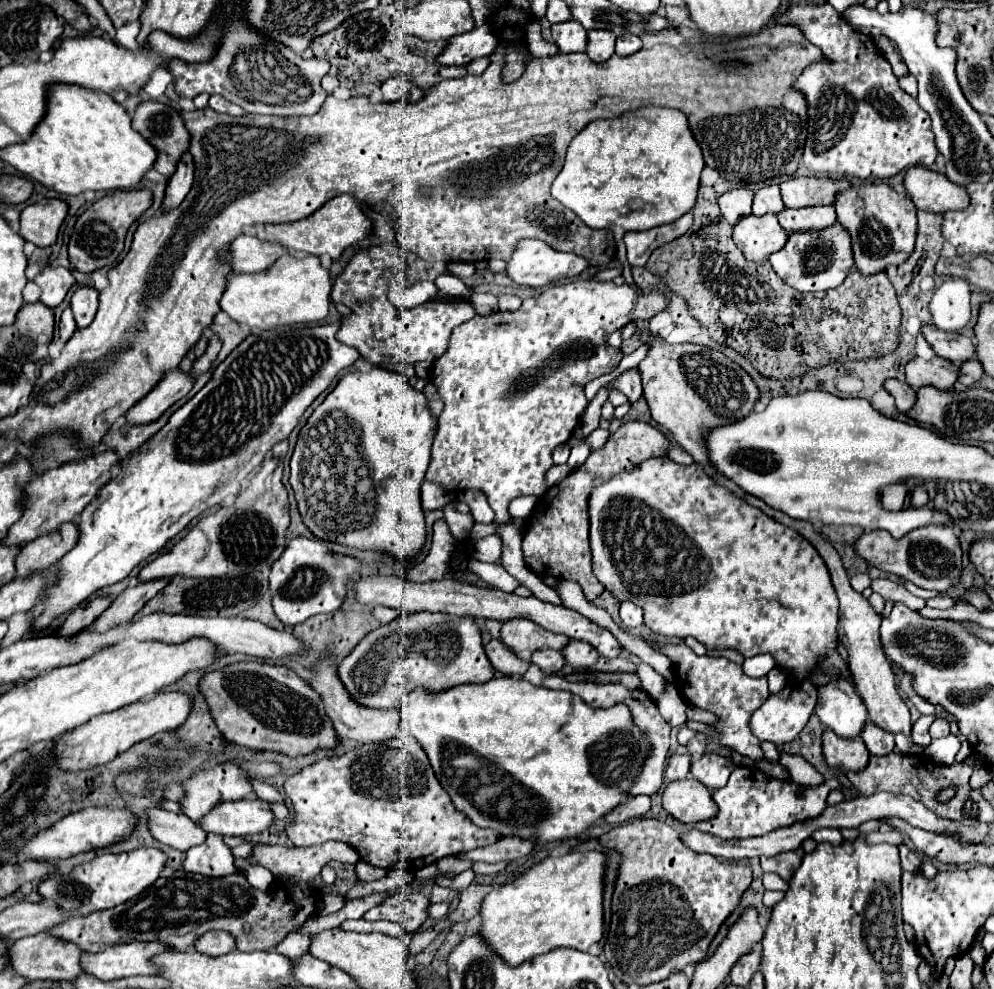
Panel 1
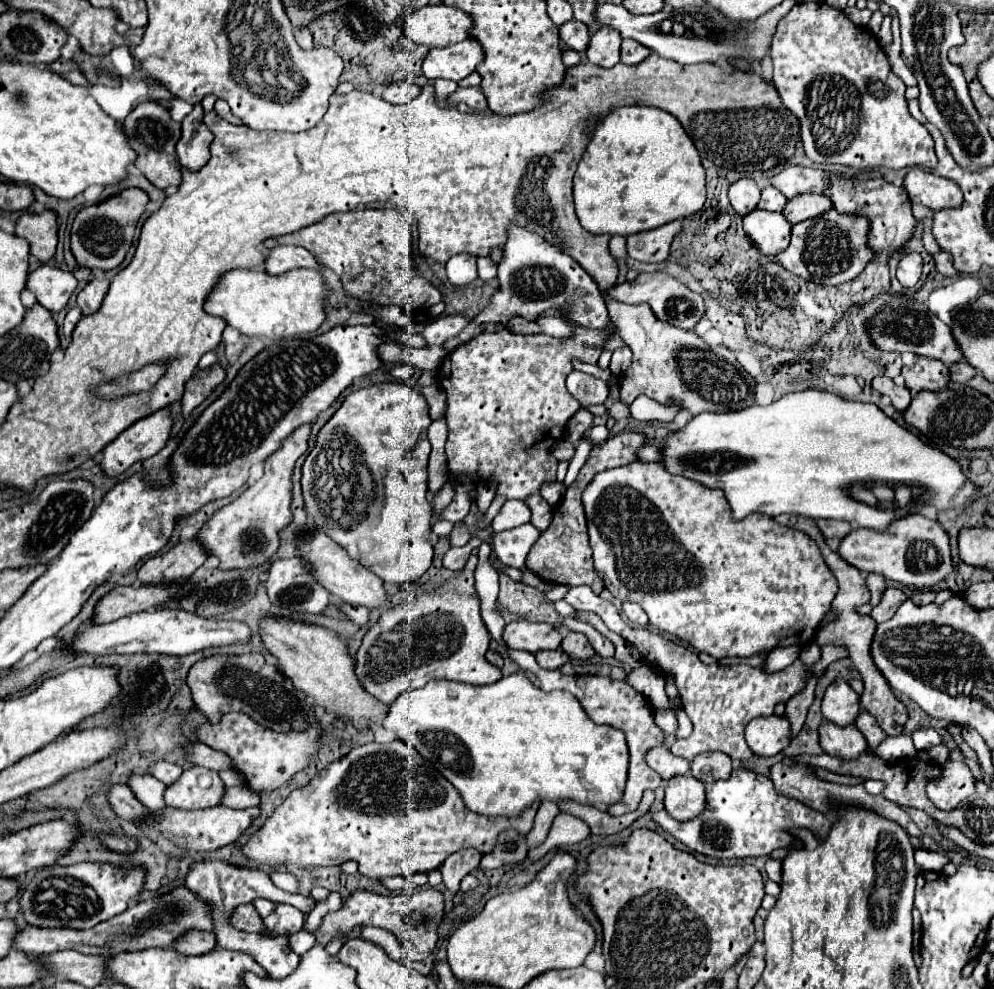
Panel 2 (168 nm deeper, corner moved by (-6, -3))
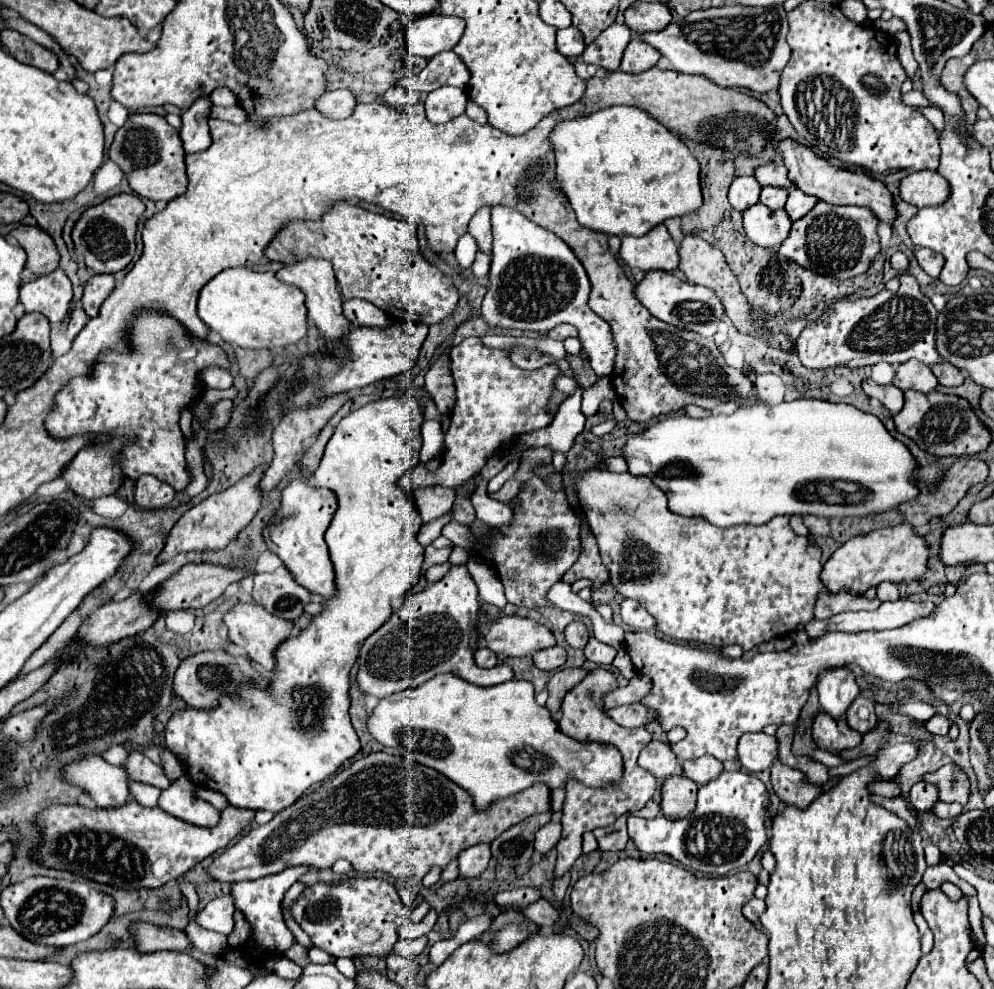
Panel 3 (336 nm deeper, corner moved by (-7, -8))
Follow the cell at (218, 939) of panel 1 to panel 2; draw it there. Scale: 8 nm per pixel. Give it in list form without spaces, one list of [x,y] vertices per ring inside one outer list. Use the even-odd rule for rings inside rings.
[[[188,932],[186,936],[182,936],[182,940],[178,940],[178,944],[174,944],[174,950],[182,954],[206,954],[214,946],[216,940],[212,932]]]

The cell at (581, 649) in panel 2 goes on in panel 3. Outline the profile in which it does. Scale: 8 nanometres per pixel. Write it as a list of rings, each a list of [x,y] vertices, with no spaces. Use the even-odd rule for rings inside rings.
[[[581,621],[571,623],[571,625],[565,629],[565,639],[567,639],[567,643],[569,643],[573,649],[585,649],[585,645],[587,645],[587,641],[589,641],[587,627],[585,627]]]

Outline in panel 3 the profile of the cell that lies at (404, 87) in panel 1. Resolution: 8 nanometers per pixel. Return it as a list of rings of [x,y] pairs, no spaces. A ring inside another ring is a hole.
[[[391,87],[391,89],[383,95],[383,99],[385,99],[387,105],[391,105],[391,107],[395,107],[395,109],[401,109],[401,107],[405,107],[405,105],[411,105],[411,103],[419,101],[419,95],[417,95],[415,91],[407,91],[407,89],[403,89],[403,87]]]

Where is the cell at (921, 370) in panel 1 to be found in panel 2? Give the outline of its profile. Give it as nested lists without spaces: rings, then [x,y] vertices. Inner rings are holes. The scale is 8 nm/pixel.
[[[918,358],[916,364],[904,366],[902,376],[906,380],[906,388],[912,394],[920,390],[938,392],[950,382],[948,368],[940,360],[932,360],[932,358]]]

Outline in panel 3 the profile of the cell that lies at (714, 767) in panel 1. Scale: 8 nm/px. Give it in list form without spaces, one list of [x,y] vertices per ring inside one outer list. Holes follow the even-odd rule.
[[[703,755],[703,757],[697,757],[693,761],[685,761],[683,771],[685,771],[685,777],[695,781],[697,785],[705,785],[705,783],[709,783],[721,775],[723,763],[717,761],[715,757]]]

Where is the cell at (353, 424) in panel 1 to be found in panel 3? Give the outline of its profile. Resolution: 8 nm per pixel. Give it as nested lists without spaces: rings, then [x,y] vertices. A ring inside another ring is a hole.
[[[405,395],[371,401],[339,421],[313,473],[317,481],[315,487],[329,489],[337,497],[337,511],[325,533],[337,577],[335,599],[325,599],[323,613],[315,615],[311,625],[299,635],[279,645],[277,669],[267,691],[259,693],[259,689],[255,689],[255,693],[247,693],[247,689],[243,689],[241,697],[235,701],[223,697],[217,709],[177,711],[165,727],[167,747],[185,763],[195,785],[223,793],[233,807],[277,813],[293,805],[313,783],[335,773],[339,765],[361,747],[349,721],[349,671],[359,655],[357,645],[391,617],[391,601],[411,591],[419,583],[423,569],[423,547],[417,541],[423,521],[413,499],[397,485],[407,471],[421,465],[419,449],[423,421],[419,401]]]

